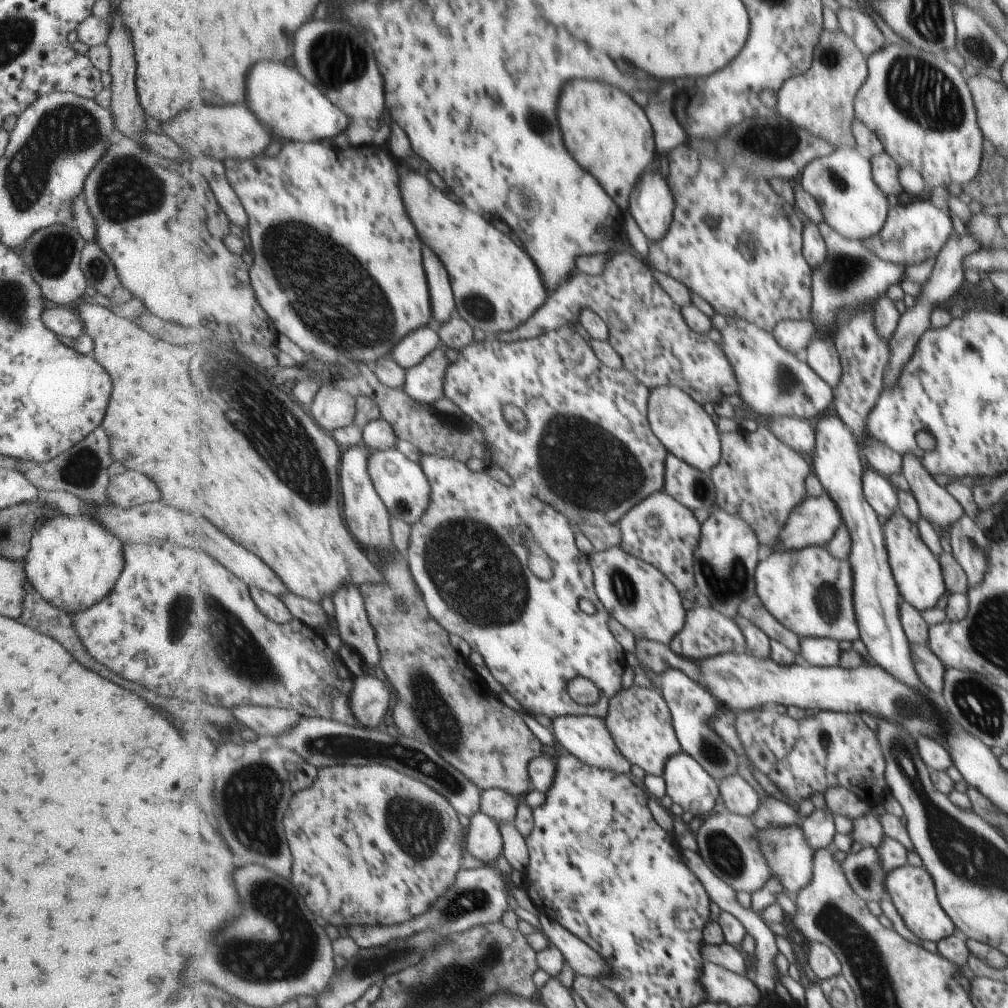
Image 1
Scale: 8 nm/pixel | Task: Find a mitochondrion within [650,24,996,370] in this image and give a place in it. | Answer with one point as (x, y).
(921, 91)

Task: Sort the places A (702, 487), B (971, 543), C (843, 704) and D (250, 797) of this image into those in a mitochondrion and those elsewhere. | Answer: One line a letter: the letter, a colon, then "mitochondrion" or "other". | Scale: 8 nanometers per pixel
A: mitochondrion
B: mitochondrion
C: other
D: mitochondrion

